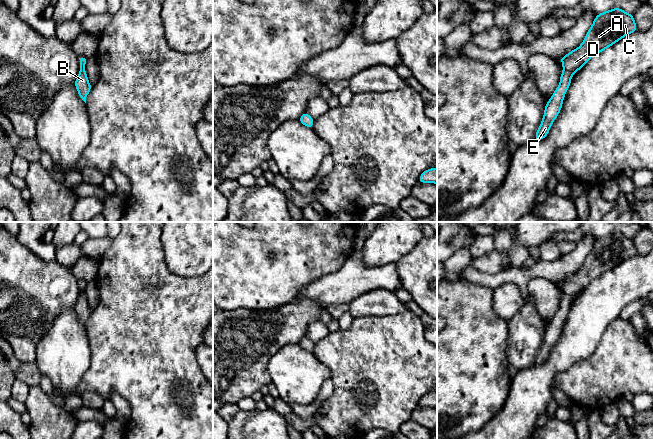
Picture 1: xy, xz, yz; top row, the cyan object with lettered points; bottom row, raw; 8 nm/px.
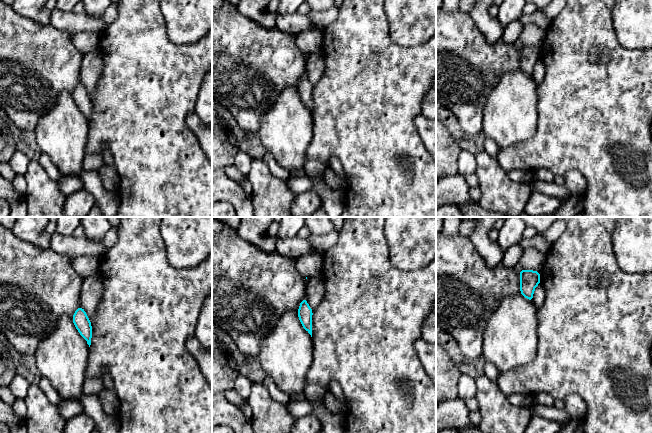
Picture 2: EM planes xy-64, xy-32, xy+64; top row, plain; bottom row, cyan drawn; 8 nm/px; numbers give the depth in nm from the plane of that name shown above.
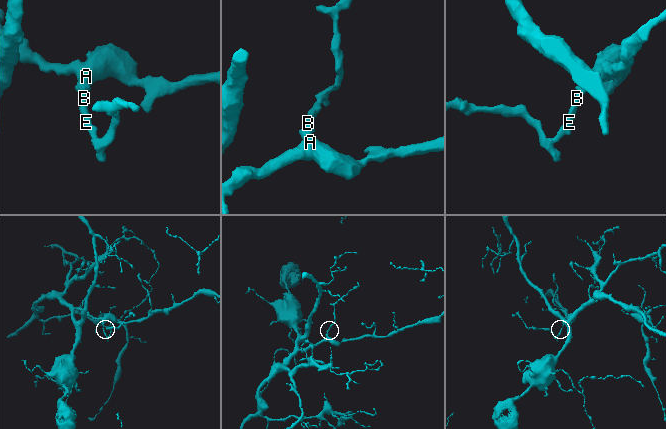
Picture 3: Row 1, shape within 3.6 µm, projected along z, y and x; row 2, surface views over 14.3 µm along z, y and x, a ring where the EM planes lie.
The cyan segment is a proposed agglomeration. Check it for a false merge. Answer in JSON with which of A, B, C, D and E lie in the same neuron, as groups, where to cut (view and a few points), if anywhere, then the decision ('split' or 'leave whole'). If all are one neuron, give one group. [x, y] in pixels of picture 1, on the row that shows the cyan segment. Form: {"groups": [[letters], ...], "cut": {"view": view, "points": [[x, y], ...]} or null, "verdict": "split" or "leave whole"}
{"groups": [["A", "B", "C", "D", "E"]], "cut": null, "verdict": "leave whole"}

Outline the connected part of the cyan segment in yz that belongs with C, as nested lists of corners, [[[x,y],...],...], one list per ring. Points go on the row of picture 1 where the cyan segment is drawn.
[[[613,8],[596,15],[582,44],[560,58],[563,64],[560,83],[551,99],[546,103],[544,116],[534,141],[542,140],[548,135],[553,121],[560,113],[563,98],[570,86],[572,75],[580,70],[592,56],[599,54],[636,30],[638,29],[633,15],[620,8]]]

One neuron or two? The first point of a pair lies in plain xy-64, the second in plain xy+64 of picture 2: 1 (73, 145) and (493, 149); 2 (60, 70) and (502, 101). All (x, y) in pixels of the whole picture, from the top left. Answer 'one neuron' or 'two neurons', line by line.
1: two neurons
2: two neurons

